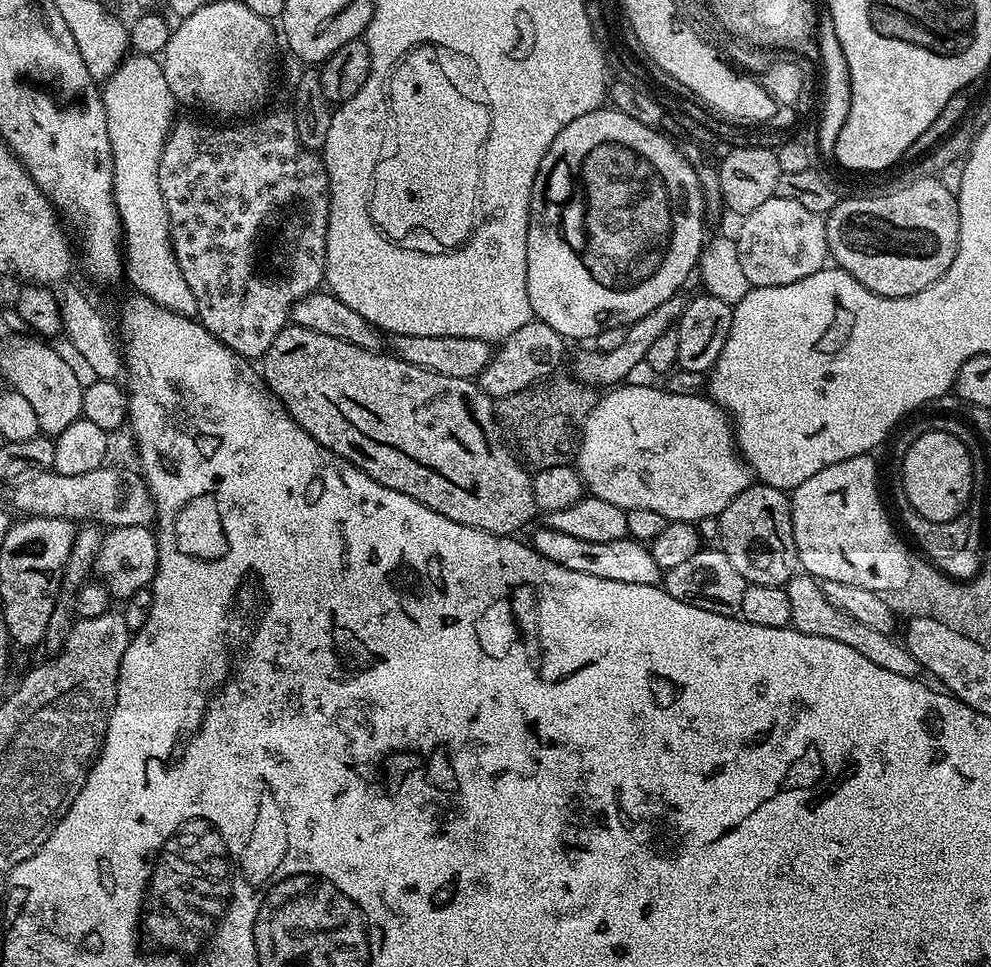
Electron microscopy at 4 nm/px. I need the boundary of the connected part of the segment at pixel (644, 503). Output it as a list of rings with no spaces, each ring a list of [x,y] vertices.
[[[624,382],[611,390],[605,391],[608,393],[605,396],[603,393],[597,399],[594,410],[590,410],[590,414],[586,418],[584,430],[580,433],[580,447],[576,449],[574,457],[574,467],[582,478],[587,495],[602,498],[619,508],[625,510],[658,510],[658,514],[665,516],[669,522],[673,520],[701,522],[700,520],[717,518],[726,510],[726,506],[733,502],[738,494],[746,490],[754,480],[753,473],[738,451],[734,425],[729,413],[725,412],[723,408],[719,408],[707,395],[687,396],[684,392],[667,392],[666,389],[658,387],[653,385],[634,386]]]

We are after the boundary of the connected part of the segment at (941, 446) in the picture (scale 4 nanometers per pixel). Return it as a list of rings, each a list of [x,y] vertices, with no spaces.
[[[944,432],[922,434],[899,462],[900,480],[904,483],[903,499],[908,500],[922,518],[941,524],[953,520],[969,507],[968,499],[974,491],[971,458],[958,438]]]

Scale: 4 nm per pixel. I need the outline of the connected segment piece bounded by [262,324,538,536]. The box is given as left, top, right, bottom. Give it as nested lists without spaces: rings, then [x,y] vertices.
[[[297,324],[284,328],[278,334],[278,338],[274,338],[270,350],[262,357],[262,375],[268,389],[283,402],[284,408],[294,418],[294,422],[298,422],[298,426],[302,426],[306,434],[310,434],[319,444],[326,446],[326,450],[349,460],[355,468],[360,468],[367,476],[374,478],[374,482],[390,490],[398,490],[398,494],[406,494],[430,506],[430,510],[454,522],[462,522],[462,526],[474,526],[478,530],[486,530],[499,536],[519,533],[519,528],[526,527],[535,516],[538,516],[532,476],[502,439],[493,397],[487,396],[476,380],[446,378],[446,374],[434,374],[430,370],[422,370],[422,366],[410,366],[410,362],[402,362],[397,356],[385,354],[383,351],[371,352],[362,346],[342,342],[342,338],[329,338],[327,334],[318,334],[318,330],[306,330]]]

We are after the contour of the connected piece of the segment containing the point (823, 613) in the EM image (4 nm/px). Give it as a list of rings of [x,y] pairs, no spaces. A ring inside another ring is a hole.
[[[807,574],[789,577],[786,587],[790,594],[791,627],[797,628],[802,634],[810,634],[818,638],[834,638],[834,642],[843,642],[845,646],[858,650],[858,654],[870,658],[870,662],[882,666],[882,670],[890,670],[890,674],[902,674],[913,678],[921,675],[920,663],[912,657],[910,650],[905,648],[897,637],[895,640],[895,635],[874,630],[871,626],[850,618],[850,614],[842,614],[842,610],[834,610],[834,606],[826,602],[826,594],[822,594],[820,585],[821,581]]]

